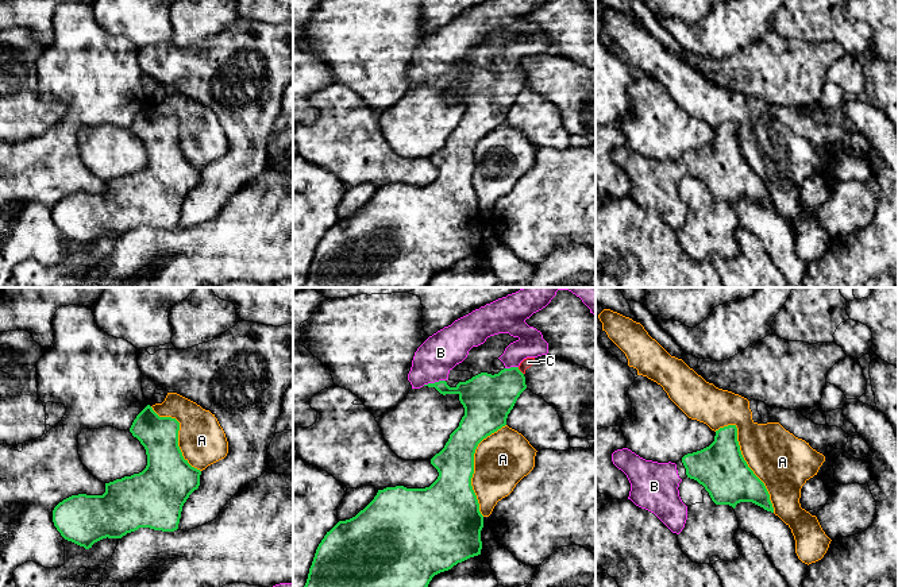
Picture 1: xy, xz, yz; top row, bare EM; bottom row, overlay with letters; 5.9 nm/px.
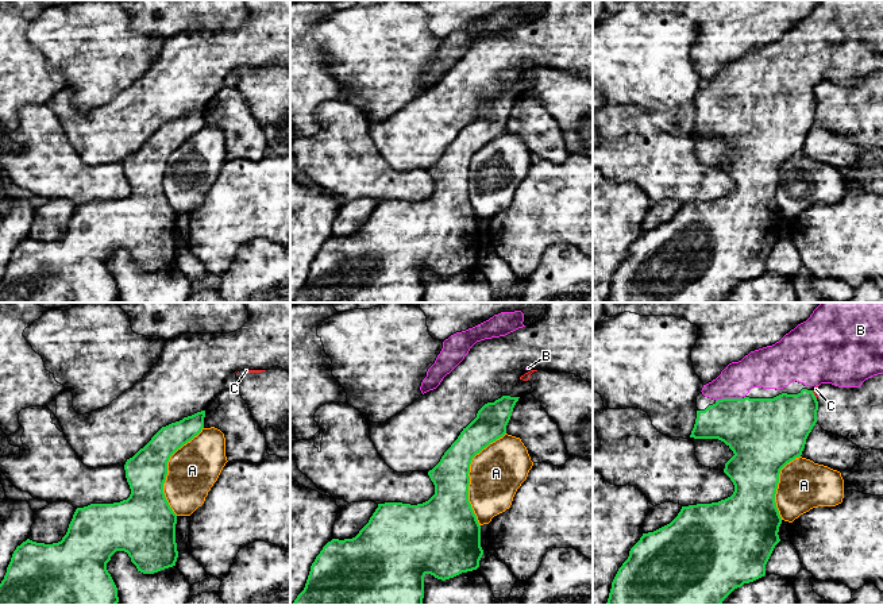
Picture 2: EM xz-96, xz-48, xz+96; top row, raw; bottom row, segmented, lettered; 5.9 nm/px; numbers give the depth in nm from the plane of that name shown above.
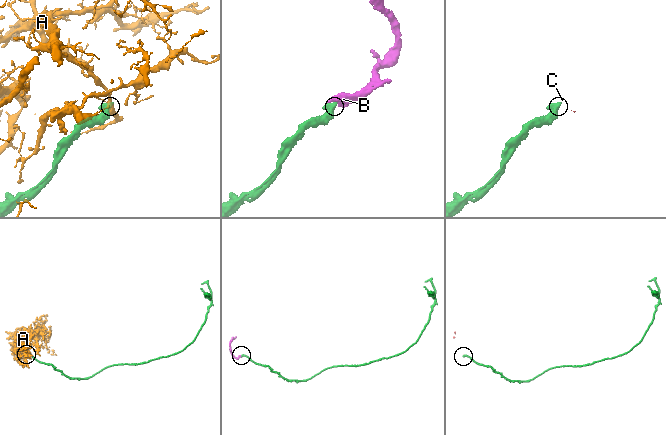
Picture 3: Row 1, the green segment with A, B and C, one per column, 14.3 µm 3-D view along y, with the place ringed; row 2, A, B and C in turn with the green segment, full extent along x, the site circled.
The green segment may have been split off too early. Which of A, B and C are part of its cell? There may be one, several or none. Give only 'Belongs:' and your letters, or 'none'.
Belongs: B

